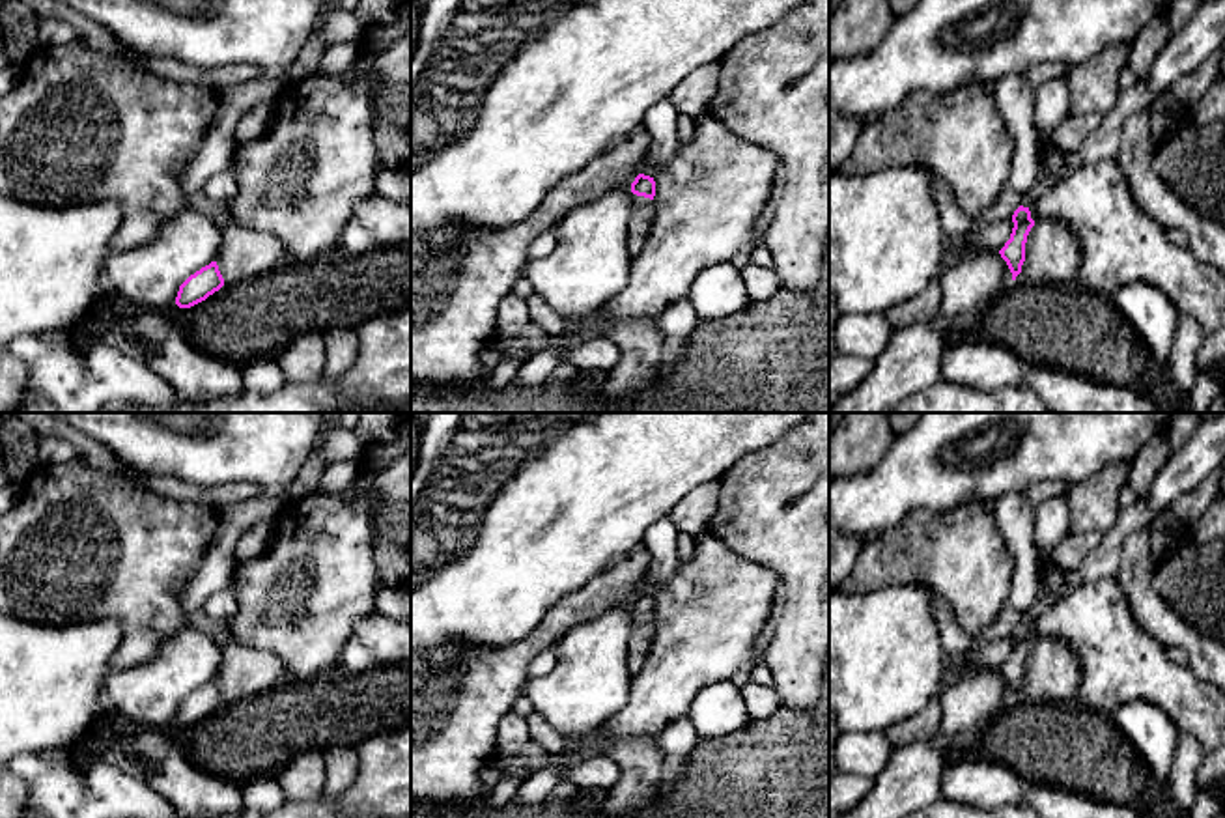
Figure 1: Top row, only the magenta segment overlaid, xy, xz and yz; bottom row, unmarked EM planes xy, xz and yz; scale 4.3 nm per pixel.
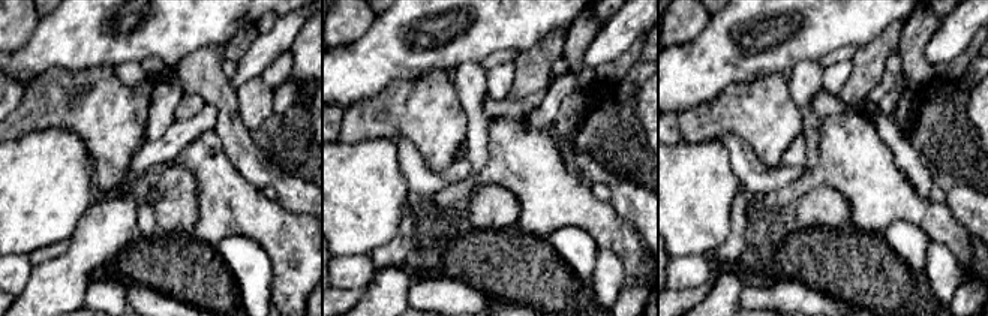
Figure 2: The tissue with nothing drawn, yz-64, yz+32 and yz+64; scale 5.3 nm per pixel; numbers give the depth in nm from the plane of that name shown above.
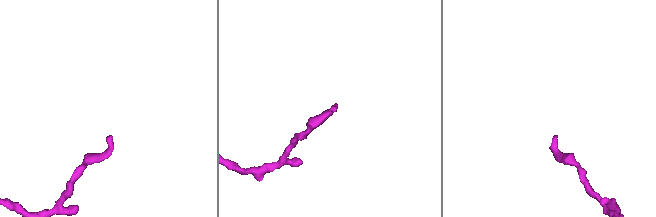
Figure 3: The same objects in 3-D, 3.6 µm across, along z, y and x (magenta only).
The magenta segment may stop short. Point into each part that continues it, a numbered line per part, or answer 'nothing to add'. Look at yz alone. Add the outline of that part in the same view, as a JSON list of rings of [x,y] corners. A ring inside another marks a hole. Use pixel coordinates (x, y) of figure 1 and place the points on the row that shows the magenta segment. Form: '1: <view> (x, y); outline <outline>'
1: yz (1013, 94); outline [[[1010,73],[997,78],[990,92],[999,114],[1014,140],[1014,155],[1008,187],[1020,194],[1020,205],[1033,204],[1033,185],[1040,172],[1038,133],[1033,123],[1033,93],[1025,75]]]

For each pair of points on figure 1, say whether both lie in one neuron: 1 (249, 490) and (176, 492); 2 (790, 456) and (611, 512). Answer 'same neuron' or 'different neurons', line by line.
1: same neuron
2: different neurons

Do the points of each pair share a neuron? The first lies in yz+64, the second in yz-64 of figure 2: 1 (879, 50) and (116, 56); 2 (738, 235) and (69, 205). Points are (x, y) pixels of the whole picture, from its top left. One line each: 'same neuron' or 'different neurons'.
1: different neurons
2: different neurons

